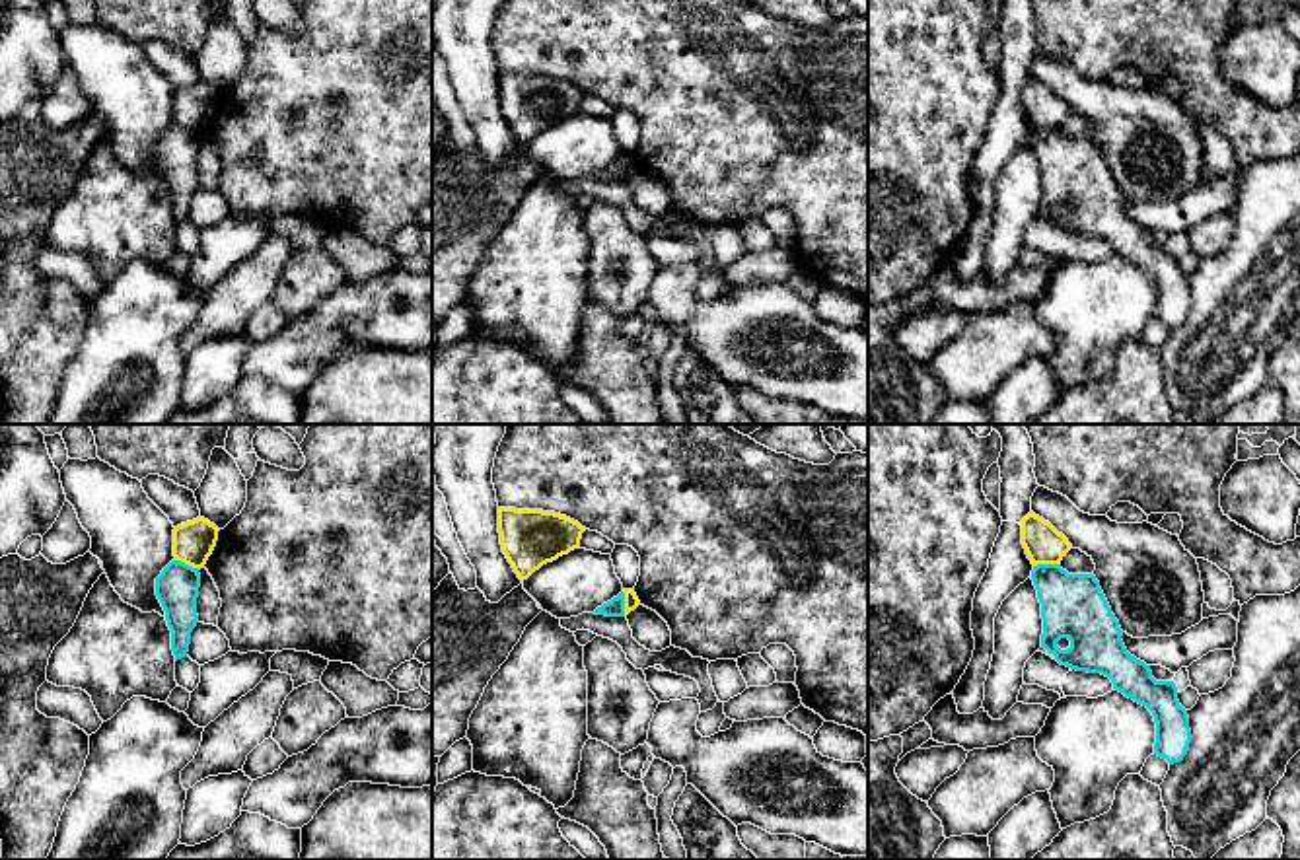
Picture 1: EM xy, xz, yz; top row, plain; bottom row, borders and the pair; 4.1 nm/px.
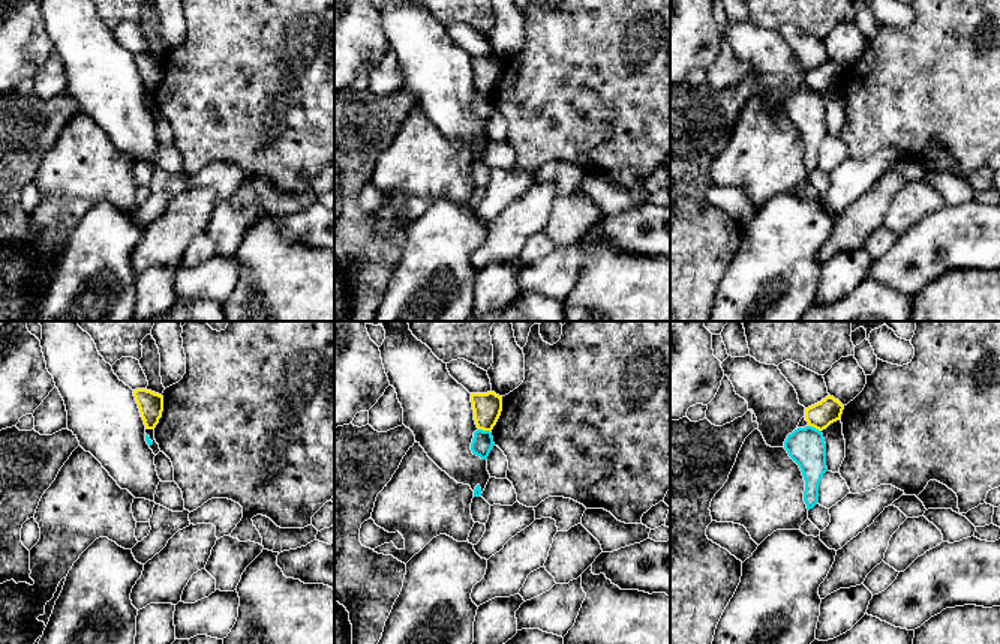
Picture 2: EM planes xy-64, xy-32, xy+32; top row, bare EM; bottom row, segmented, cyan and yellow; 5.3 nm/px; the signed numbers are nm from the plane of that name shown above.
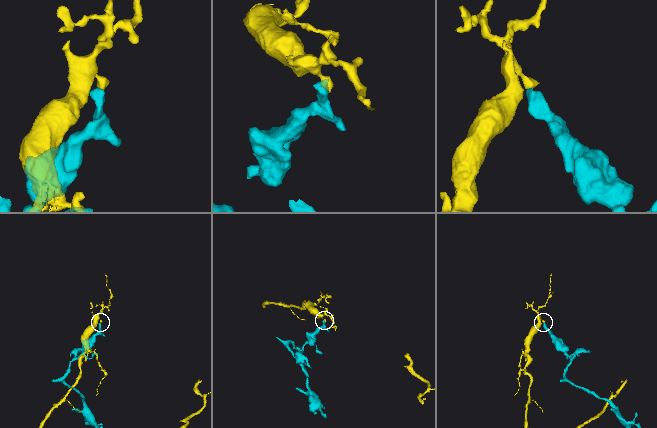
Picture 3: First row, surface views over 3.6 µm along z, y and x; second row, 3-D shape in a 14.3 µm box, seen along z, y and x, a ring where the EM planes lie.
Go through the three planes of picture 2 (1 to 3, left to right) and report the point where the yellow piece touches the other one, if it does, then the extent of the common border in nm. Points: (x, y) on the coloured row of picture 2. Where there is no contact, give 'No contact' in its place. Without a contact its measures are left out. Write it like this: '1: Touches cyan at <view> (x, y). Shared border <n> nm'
1: No contact
2: Touches cyan at xy-32 (485, 431). Shared border 80 nm
3: Touches cyan at xy+32 (814, 428). Shared border 70 nm

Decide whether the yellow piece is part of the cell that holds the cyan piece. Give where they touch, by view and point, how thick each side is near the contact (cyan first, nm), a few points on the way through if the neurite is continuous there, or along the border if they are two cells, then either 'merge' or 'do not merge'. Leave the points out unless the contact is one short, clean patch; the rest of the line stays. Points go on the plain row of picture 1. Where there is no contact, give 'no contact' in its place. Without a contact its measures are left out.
meets cyan in yz at (1046, 129); 280 nm thick on the cyan side, 160 nm on the other; border along yz (1059, 127), (1038, 127), (1034, 131); do not merge

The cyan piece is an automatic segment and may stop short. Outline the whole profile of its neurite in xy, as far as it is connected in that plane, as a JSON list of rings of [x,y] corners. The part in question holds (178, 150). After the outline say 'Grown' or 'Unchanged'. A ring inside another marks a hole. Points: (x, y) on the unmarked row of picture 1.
[[[171,125],[156,142],[156,160],[165,175],[165,185],[171,195],[171,214],[175,226],[187,220],[191,197],[199,187],[199,152],[199,132],[181,125]]]. Unchanged

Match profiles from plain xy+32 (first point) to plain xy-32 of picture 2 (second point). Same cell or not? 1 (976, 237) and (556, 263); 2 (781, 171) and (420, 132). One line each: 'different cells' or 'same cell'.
1: same cell
2: same cell

